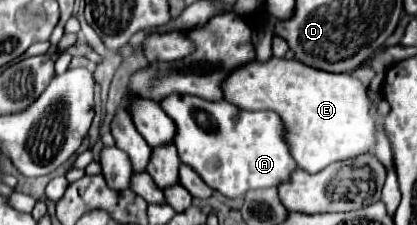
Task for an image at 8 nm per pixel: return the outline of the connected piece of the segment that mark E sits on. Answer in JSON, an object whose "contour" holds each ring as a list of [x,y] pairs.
{"contour":[[[270,57],[268,61],[254,59],[232,71],[222,83],[224,101],[244,109],[270,109],[280,115],[284,125],[284,141],[292,159],[300,169],[318,173],[326,165],[352,159],[374,149],[374,117],[364,85],[350,73],[328,73],[300,63],[298,59]]]}

